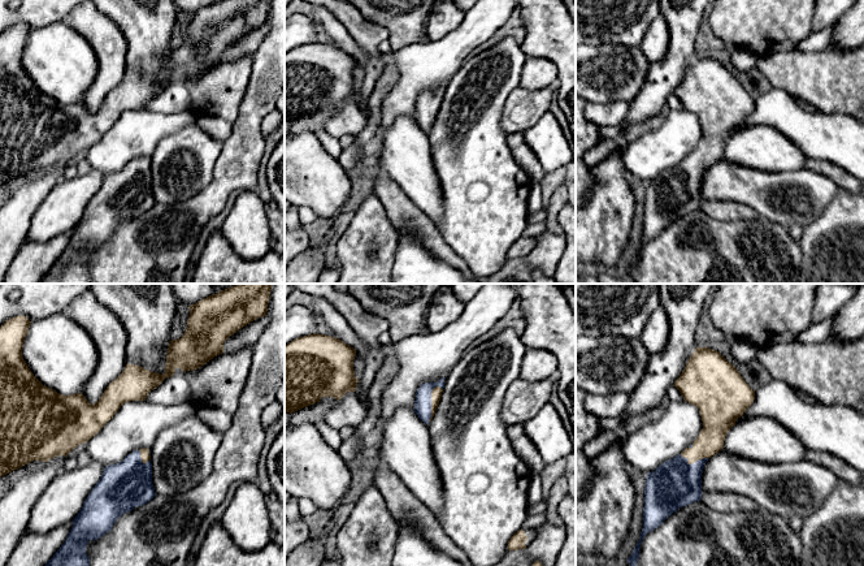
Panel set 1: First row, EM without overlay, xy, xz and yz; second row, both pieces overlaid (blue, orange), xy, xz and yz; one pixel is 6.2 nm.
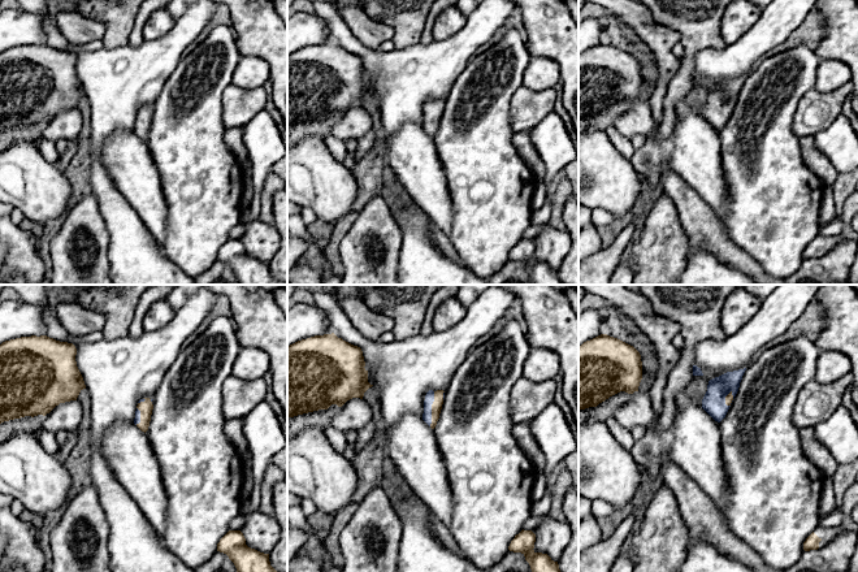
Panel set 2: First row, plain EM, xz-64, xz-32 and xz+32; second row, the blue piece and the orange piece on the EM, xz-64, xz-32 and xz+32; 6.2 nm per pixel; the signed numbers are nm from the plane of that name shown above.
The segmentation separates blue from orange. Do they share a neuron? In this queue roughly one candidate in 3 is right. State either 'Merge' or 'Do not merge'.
Merge

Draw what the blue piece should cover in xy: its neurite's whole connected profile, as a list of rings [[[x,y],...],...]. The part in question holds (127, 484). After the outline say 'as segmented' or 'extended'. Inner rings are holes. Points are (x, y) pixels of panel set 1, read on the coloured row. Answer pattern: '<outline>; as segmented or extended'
[[[139,449],[120,463],[105,466],[60,549],[45,566],[90,566],[86,546],[109,532],[116,520],[156,496],[151,450]]]; extended

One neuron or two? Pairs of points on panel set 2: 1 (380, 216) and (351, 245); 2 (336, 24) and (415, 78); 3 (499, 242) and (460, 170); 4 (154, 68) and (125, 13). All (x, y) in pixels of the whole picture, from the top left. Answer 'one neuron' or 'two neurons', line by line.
1: one neuron
2: one neuron
3: one neuron
4: two neurons

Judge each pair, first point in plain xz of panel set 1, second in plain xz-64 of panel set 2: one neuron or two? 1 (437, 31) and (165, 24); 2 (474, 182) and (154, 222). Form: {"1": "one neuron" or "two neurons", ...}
{"1": "one neuron", "2": "two neurons"}

